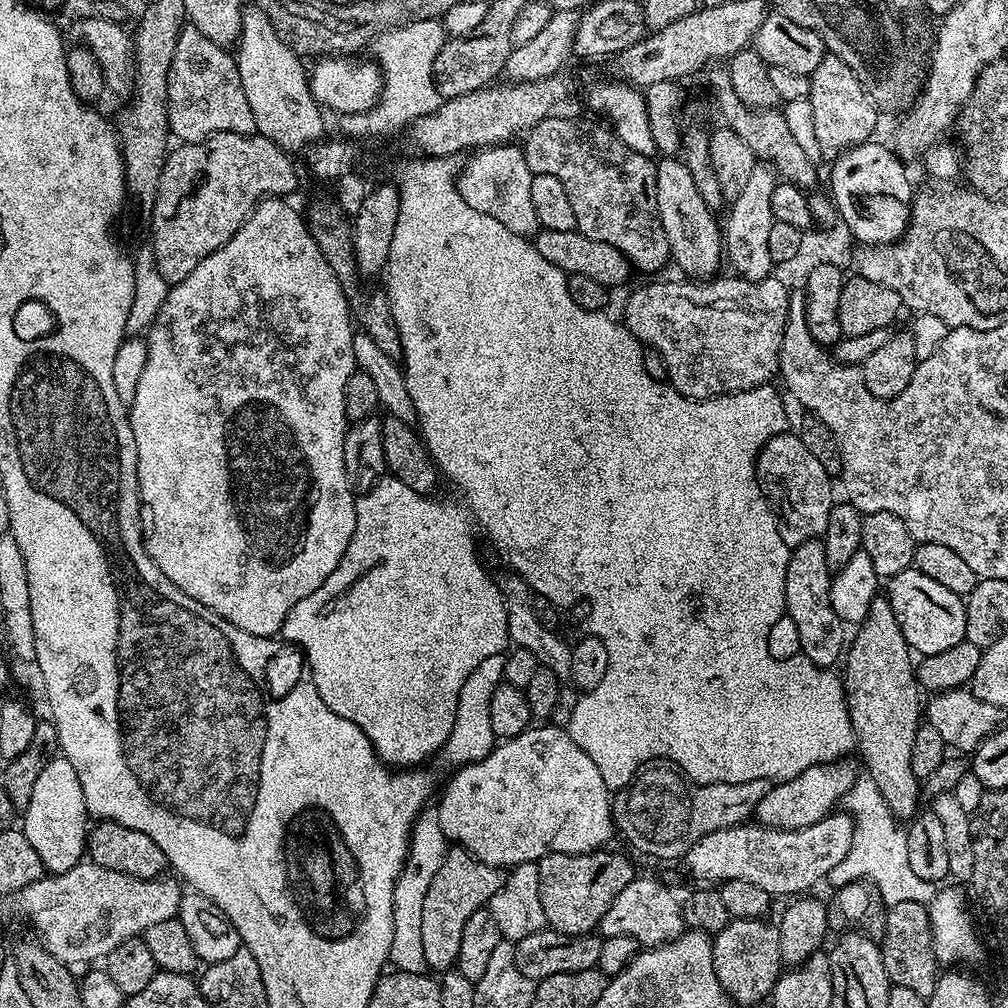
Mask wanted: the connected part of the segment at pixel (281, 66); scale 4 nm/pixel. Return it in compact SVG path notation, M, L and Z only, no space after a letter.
M259 6L245 7L234 55L242 78L242 90L246 90L246 102L250 102L259 135L270 138L270 142L293 154L299 153L299 148L307 149L325 135L326 112L310 90L310 72L305 61L290 46L286 46L282 38L278 38L270 18L266 18Z

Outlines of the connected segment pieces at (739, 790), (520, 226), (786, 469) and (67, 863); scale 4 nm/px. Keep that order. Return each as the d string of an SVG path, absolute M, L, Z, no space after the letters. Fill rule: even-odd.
M648 766L636 773L631 784L623 789L618 808L624 811L624 821L619 821L618 832L634 847L646 855L656 855L660 860L683 857L706 832L719 828L732 828L745 823L755 813L758 802L768 793L767 780L747 780L733 784L694 784L679 771ZM648 804L652 821L640 820L640 811Z
M493 146L477 151L468 158L468 165L459 169L456 178L456 189L462 198L466 198L466 206L474 206L474 210L490 214L490 218L498 218L498 222L502 222L502 226L514 234L525 238L535 237L541 227L538 214L534 214L534 202L530 202L533 175L530 166L526 166L523 147Z
M789 430L770 438L766 446L762 446L756 459L756 481L760 483L761 492L764 493L768 504L776 514L776 520L780 523L778 534L782 534L782 542L786 542L790 550L802 546L802 542L810 542L823 537L826 526L830 522L830 510L834 503L834 497L832 497L834 480L833 477L828 476L814 455L810 454L799 434Z
M63 754L53 756L42 774L34 782L34 790L30 793L30 802L23 809L22 831L24 837L38 850L38 858L42 858L44 871L48 874L65 872L85 859L90 831L90 817L86 810L86 798L82 798L82 782L78 782L78 774L74 766Z

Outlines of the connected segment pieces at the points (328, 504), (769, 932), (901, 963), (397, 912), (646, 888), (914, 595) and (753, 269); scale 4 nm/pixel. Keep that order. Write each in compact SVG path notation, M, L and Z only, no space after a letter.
M269 198L260 201L254 211L248 215L248 221L236 231L234 238L230 238L230 242L226 242L218 250L214 250L214 254L202 258L202 262L198 262L198 266L194 266L194 270L190 270L190 274L186 274L186 278L182 278L182 282L171 285L167 289L168 297L161 302L160 309L156 312L156 321L153 322L148 336L146 335L148 345L146 366L142 366L142 378L138 378L138 390L134 390L134 398L128 410L130 426L134 430L134 446L138 446L136 465L138 466L138 490L140 491L140 529L144 531L144 545L154 566L158 566L158 570L162 570L162 574L166 574L166 578L170 578L170 582L174 582L174 586L178 586L178 590L182 590L182 594L190 594L190 598L194 598L194 602L202 602L202 606L214 610L214 614L218 614L226 622L238 626L238 630L246 630L246 634L255 636L270 637L275 637L283 629L290 610L294 610L294 606L298 606L298 602L302 602L302 598L306 598L306 594L314 594L314 590L318 590L318 586L322 586L322 582L326 582L326 578L330 578L330 574L334 574L338 562L342 562L342 558L346 554L346 546L350 546L350 538L356 529L357 497L352 496L354 484L346 474L346 462L344 461L344 435L348 433L350 427L350 421L344 417L346 414L346 382L350 378L350 374L357 371L354 342L352 341L354 317L334 270L330 270L330 262L326 262L326 258L322 258L322 250L318 250L318 242L314 242L307 219L301 213L299 216L288 203L289 201L284 198Z
M732 918L723 930L711 937L714 974L718 974L718 982L737 1005L756 1004L759 1000L767 1001L785 967L782 962L780 929L775 923L767 924L768 922L764 918L759 920Z
M898 902L888 908L886 914L886 930L883 938L878 942L880 953L882 954L882 966L886 966L886 974L892 984L907 986L909 990L914 990L914 994L927 998L934 994L934 986L938 975L938 961L934 954L934 942L932 941L932 931L930 930L930 914L928 905L918 902Z
M425 810L412 824L412 835L408 837L408 856L404 859L398 882L394 886L394 934L388 955L391 967L402 972L429 971L426 958L422 954L422 906L430 881L438 874L450 841L442 834L440 819L435 810Z
M637 878L629 882L610 902L606 914L602 914L598 929L601 937L630 934L641 946L659 946L677 940L686 931L684 909L681 901L664 884L656 880Z
M910 567L902 570L902 574L890 577L886 595L894 610L894 618L913 653L921 657L942 654L942 650L950 650L950 646L958 646L958 642L965 639L965 597L954 594L954 590L946 590L946 586L934 582L917 568Z
M757 162L750 170L750 178L742 194L738 194L727 209L728 222L722 226L722 252L732 263L731 271L742 280L765 280L773 275L774 265L770 258L770 194L774 194L778 177L769 165Z

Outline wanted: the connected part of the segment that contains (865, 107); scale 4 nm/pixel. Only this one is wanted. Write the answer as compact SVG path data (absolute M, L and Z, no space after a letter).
M825 55L822 62L814 69L810 77L810 90L807 97L814 109L814 130L818 134L818 146L821 153L835 158L846 148L856 144L867 144L873 139L872 131L876 128L877 105L858 82L854 70L846 66L836 56Z

